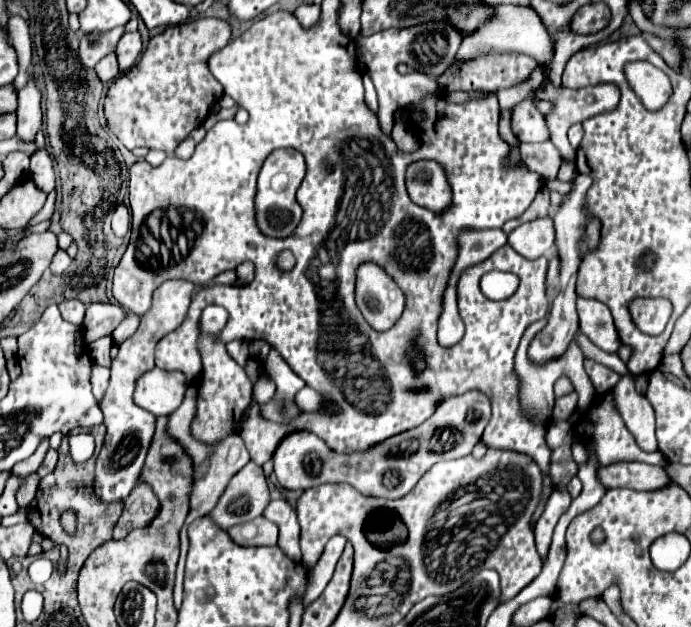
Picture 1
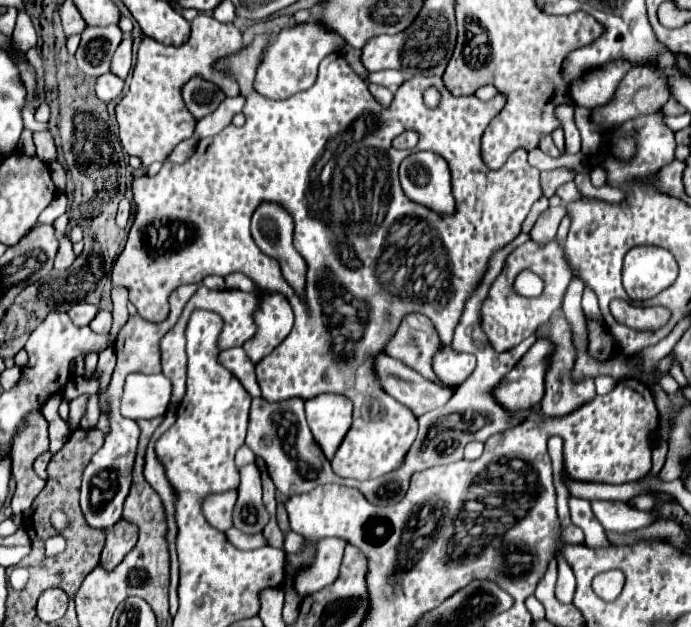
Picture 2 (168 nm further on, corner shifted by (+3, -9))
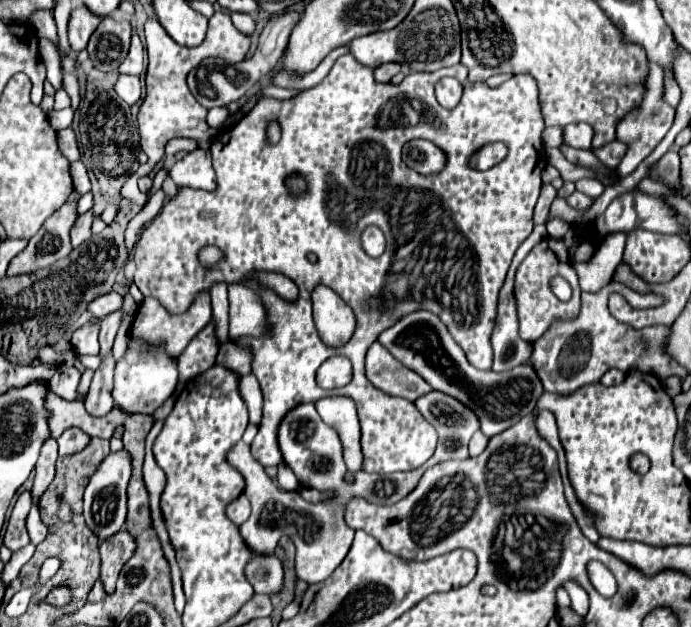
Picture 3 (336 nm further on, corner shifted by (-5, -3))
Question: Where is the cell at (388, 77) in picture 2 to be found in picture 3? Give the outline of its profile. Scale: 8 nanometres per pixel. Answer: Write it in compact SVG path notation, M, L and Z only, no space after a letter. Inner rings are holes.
M383 63L375 69L375 79L377 81L391 81L393 75L397 75L401 71L399 63Z

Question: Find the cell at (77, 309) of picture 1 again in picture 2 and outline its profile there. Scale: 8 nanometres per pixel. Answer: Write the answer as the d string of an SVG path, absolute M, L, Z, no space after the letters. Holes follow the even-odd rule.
M77 303L77 305L71 307L69 317L73 319L73 323L77 323L79 327L83 327L83 325L89 325L95 319L97 311L99 309L95 305L91 305L91 303Z

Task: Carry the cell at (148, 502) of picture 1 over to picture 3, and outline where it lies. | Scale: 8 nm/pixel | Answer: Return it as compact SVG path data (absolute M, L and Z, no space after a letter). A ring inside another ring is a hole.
M123 529L121 533L115 533L109 537L109 541L103 541L99 551L101 551L101 581L105 585L105 591L113 593L115 591L115 581L119 577L119 571L123 565L133 557L135 553L135 541L133 535Z

